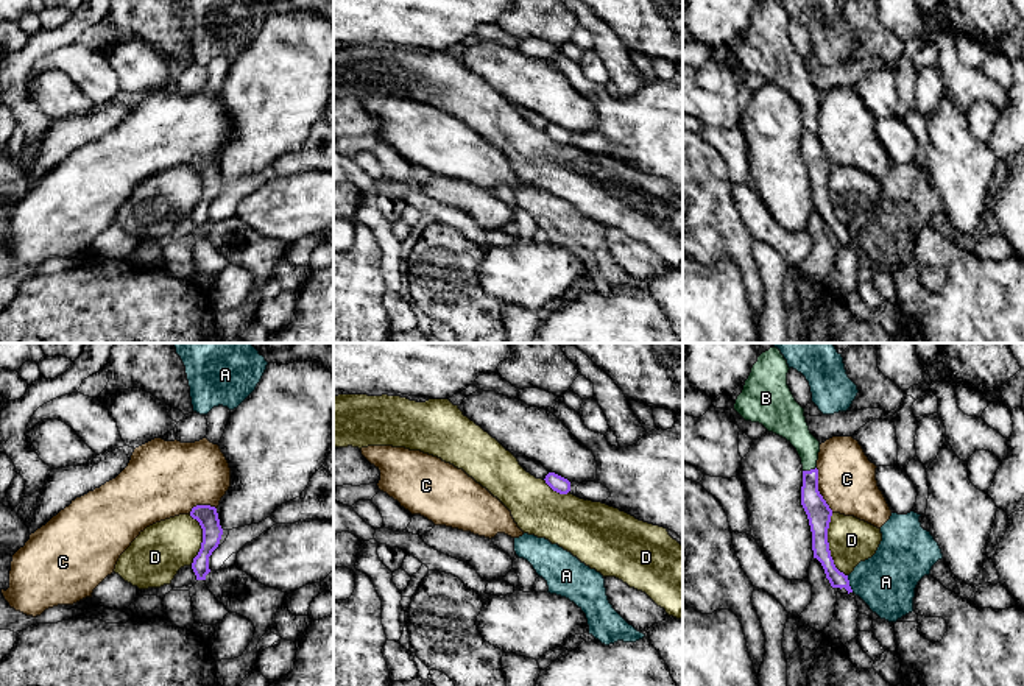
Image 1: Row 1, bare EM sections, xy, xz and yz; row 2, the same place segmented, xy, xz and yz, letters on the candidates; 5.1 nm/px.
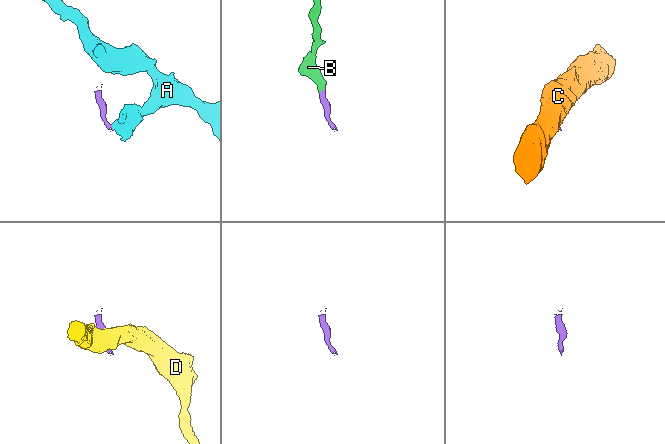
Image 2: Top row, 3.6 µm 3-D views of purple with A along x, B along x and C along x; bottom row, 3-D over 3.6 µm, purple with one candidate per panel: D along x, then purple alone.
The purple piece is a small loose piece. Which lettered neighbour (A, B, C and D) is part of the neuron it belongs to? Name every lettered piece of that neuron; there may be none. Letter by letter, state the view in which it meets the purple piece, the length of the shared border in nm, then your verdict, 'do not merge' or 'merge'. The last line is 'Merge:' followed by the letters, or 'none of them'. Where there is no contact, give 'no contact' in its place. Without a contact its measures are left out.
A: yz | 90 nm | do not merge
B: yz | 80 nm | merge
C: yz | 240 nm | do not merge
D: yz | 340 nm | do not merge
Merge: B

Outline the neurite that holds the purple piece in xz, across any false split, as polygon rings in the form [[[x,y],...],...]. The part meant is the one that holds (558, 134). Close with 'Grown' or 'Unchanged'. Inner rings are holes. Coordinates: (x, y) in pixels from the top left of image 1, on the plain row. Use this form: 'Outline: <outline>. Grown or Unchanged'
Outline: [[[555,123],[546,126],[546,134],[560,145],[567,145],[570,142],[570,133]]]. Unchanged

